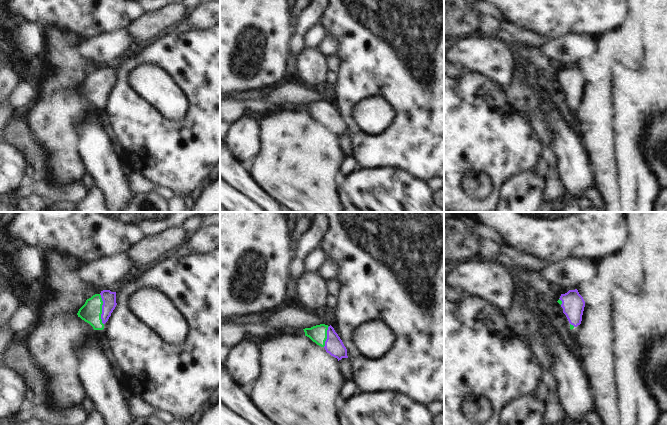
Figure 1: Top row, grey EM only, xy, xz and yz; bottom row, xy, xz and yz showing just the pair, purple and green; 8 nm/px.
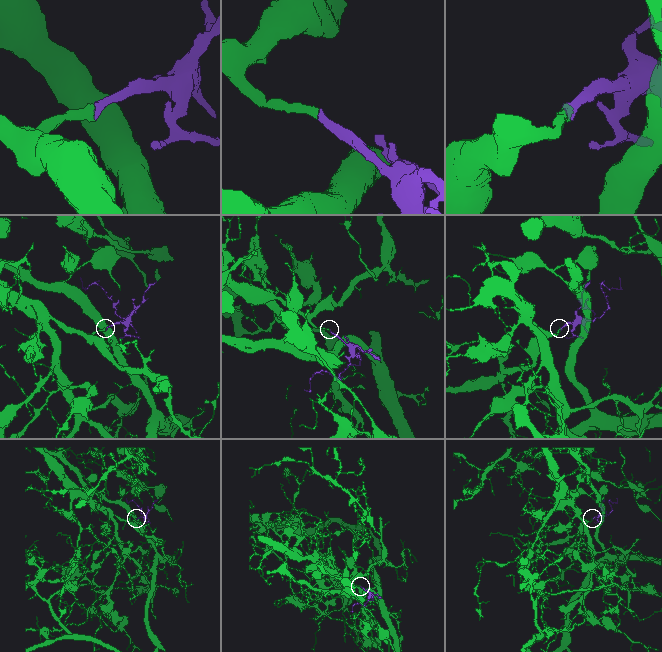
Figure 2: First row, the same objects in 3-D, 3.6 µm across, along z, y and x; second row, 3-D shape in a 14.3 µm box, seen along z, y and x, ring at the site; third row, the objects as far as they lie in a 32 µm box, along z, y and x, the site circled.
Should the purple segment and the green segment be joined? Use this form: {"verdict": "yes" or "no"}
{"verdict": "yes"}

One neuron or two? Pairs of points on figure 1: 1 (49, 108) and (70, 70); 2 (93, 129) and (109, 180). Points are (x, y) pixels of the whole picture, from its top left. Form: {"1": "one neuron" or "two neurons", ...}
{"1": "one neuron", "2": "one neuron"}

